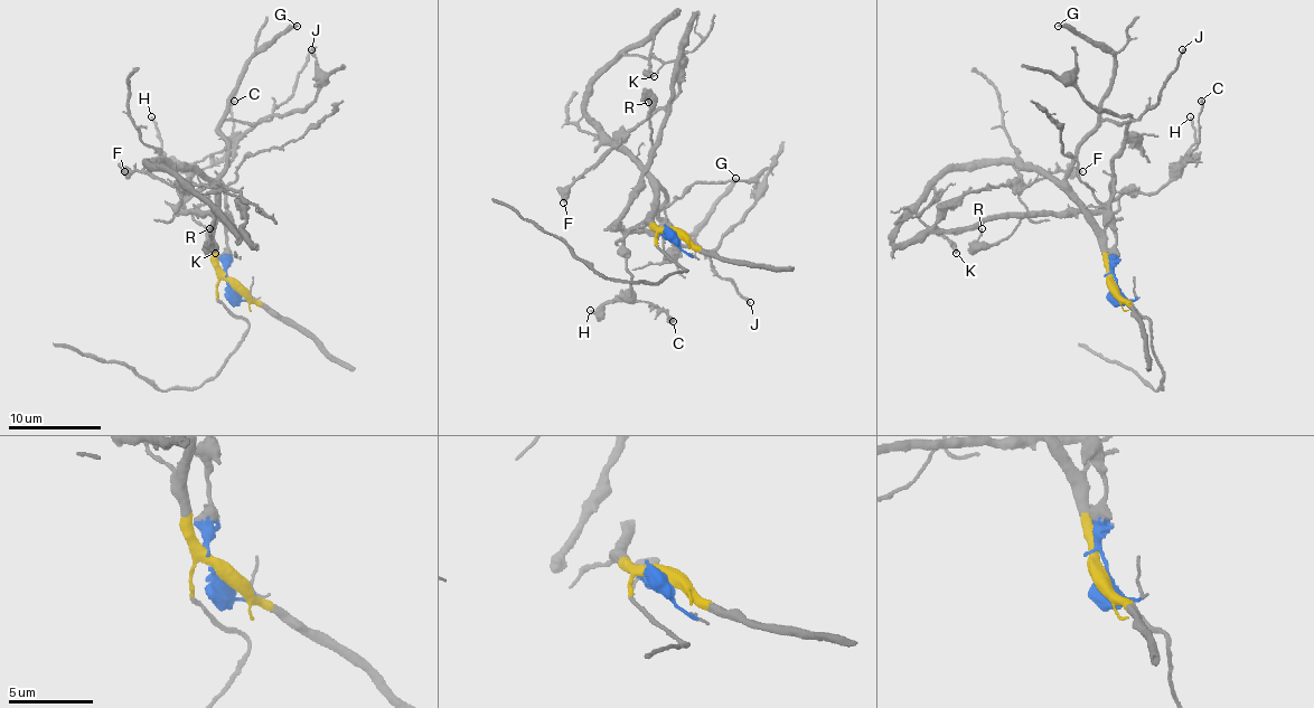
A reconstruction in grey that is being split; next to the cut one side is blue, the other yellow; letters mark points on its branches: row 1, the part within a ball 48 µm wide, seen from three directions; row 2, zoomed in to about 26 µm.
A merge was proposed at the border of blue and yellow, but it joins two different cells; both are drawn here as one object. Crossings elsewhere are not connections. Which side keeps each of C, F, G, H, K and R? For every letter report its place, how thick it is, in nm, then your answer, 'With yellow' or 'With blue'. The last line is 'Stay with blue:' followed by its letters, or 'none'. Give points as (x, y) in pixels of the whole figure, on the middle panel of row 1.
C: Place: (673, 321). Thickness 200 nm. With blue
F: Place: (563, 203). Thickness 550 nm. With blue
G: Place: (735, 178). Thickness 320 nm. With yellow
H: Place: (590, 310). Thickness 190 nm. With blue
K: Place: (654, 76). Thickness 280 nm. With yellow
R: Place: (648, 102). Thickness 150 nm. With blue
Stay with blue: C, F, H, R

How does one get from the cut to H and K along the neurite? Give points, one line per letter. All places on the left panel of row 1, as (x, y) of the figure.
H: (231, 286), (226, 198), (218, 181), (200, 186), (186, 198), (190, 179), (165, 156), (151, 116)
K: (233, 286), (233, 279), (216, 258), (216, 190), (188, 170), (147, 162), (162, 167), (212, 209), (214, 254)

